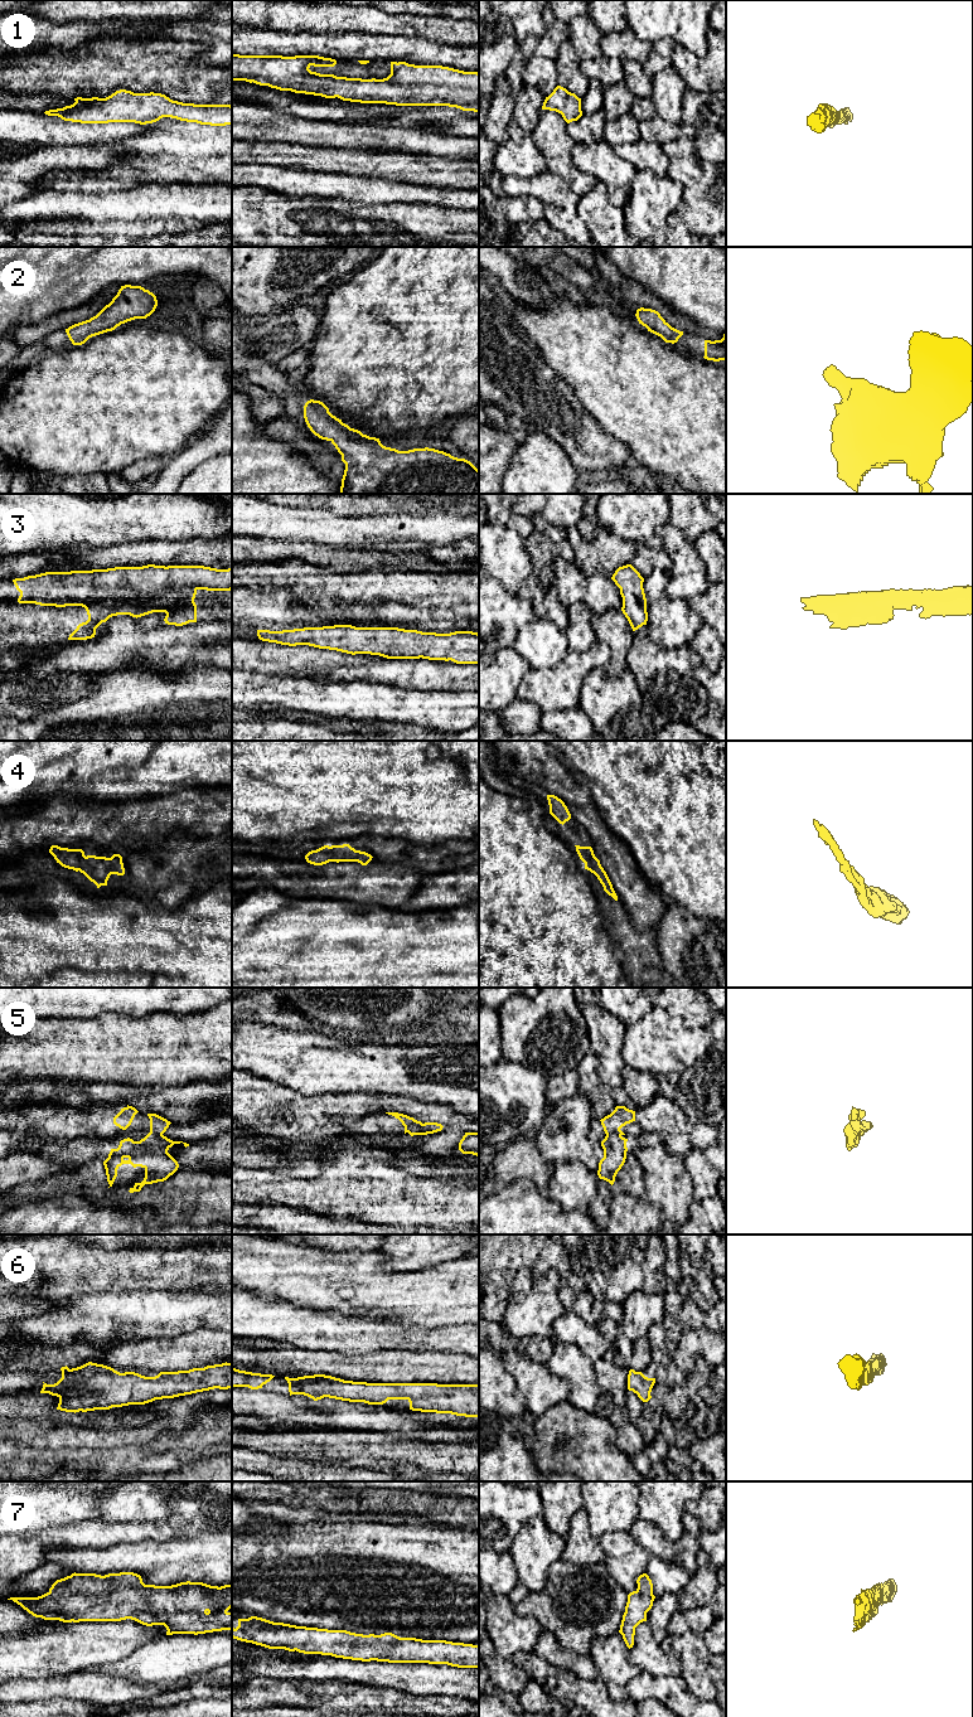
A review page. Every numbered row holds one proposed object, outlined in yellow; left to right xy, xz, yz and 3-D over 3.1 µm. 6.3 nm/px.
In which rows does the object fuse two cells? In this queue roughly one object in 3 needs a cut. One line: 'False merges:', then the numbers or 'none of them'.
False merges: 5

